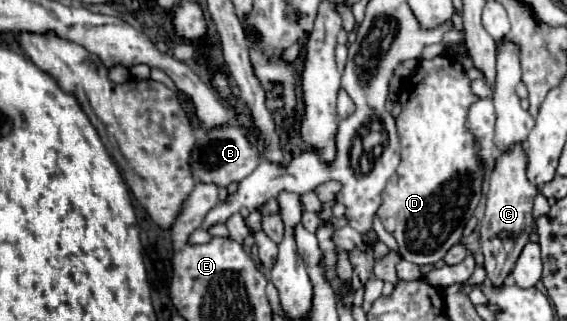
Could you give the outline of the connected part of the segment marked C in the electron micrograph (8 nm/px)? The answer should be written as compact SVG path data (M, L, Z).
M521 146L511 148L509 152L499 156L499 162L489 172L489 192L485 202L485 216L479 222L481 236L481 252L485 256L485 272L493 286L503 286L505 278L513 272L517 258L521 256L525 244L529 242L529 230L533 224L533 198L537 196L537 188L525 176L527 156Z

